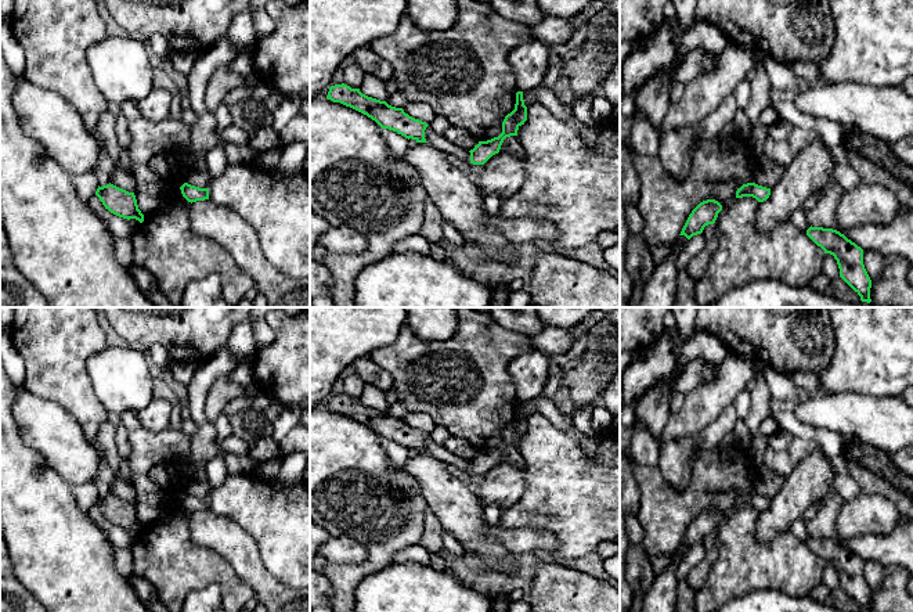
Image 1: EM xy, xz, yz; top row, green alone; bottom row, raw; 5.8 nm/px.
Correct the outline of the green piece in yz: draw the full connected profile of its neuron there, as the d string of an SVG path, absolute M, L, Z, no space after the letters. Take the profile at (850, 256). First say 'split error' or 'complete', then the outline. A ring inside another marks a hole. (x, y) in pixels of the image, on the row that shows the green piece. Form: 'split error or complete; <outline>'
complete; M809 227L806 235L837 260L840 277L860 296L862 302L870 303L872 280L863 264L863 249L833 228Z

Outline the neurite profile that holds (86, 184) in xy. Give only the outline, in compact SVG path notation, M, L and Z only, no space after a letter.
M84 173L80 176L72 176L72 183L73 183L79 197L84 202L89 202L90 198L95 194L97 188L98 188L95 176L93 176L90 173Z

